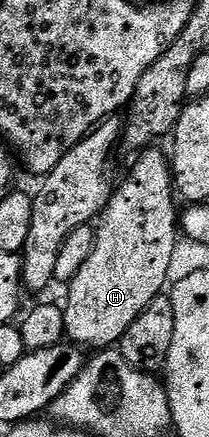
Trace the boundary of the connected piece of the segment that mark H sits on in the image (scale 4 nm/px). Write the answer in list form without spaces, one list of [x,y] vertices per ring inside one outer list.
[[[155,148],[142,151],[136,158],[139,159],[124,178],[122,175],[97,219],[95,247],[89,252],[89,260],[81,264],[81,272],[66,287],[66,337],[79,348],[92,346],[92,351],[98,352],[114,347],[125,336],[129,324],[168,285],[167,273],[175,258],[175,234],[177,238],[173,175],[168,159]]]

